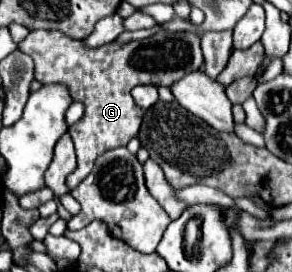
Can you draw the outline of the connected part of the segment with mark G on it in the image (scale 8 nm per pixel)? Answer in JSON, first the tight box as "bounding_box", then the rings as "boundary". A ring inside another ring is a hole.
{"bounding_box":[19,31,203,189],"boundary":[[[31,31],[19,49],[33,57],[35,79],[41,85],[65,83],[73,101],[85,105],[83,117],[69,127],[77,151],[77,169],[67,177],[67,187],[75,189],[93,169],[95,159],[117,147],[125,147],[139,133],[141,109],[131,97],[131,89],[137,85],[173,85],[191,71],[201,69],[203,53],[197,33],[157,33],[143,41],[131,43],[107,43],[97,49],[83,47],[81,41],[71,39],[59,31]]]}

